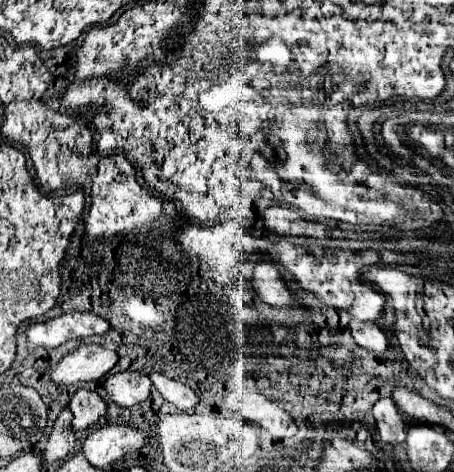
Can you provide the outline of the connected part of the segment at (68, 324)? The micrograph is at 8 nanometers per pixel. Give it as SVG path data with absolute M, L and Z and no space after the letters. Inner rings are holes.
M64 313L50 321L38 321L28 327L26 337L32 347L52 349L70 339L82 339L90 335L104 335L112 327L106 319L94 313Z

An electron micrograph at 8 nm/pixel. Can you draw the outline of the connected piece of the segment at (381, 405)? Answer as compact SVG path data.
M390 397L379 399L372 408L375 423L403 423L400 411Z

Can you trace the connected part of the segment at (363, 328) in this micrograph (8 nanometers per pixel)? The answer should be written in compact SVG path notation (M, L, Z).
M352 323L352 333L354 339L358 341L360 347L366 347L374 353L384 353L388 349L388 337L386 333L376 325L376 323Z

